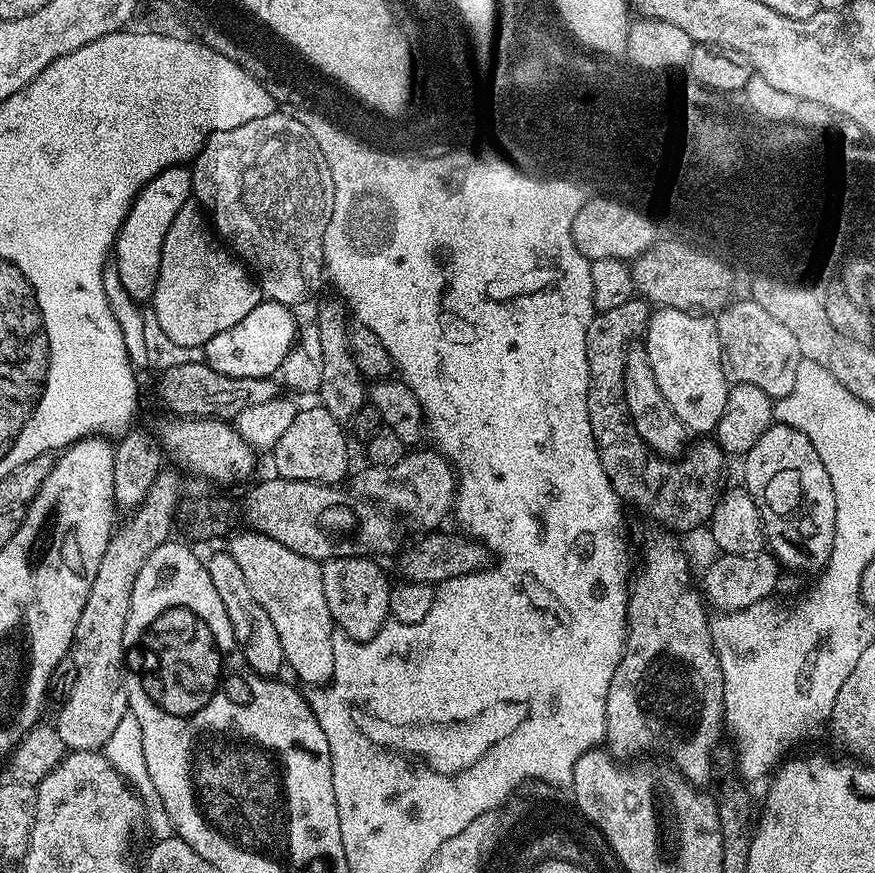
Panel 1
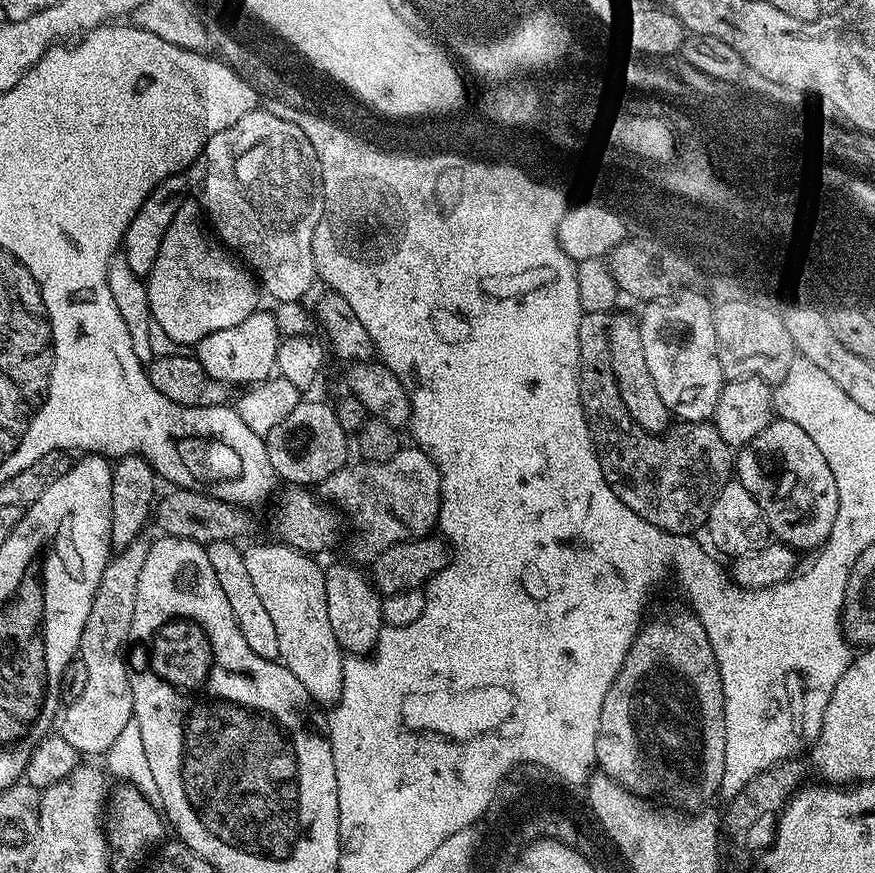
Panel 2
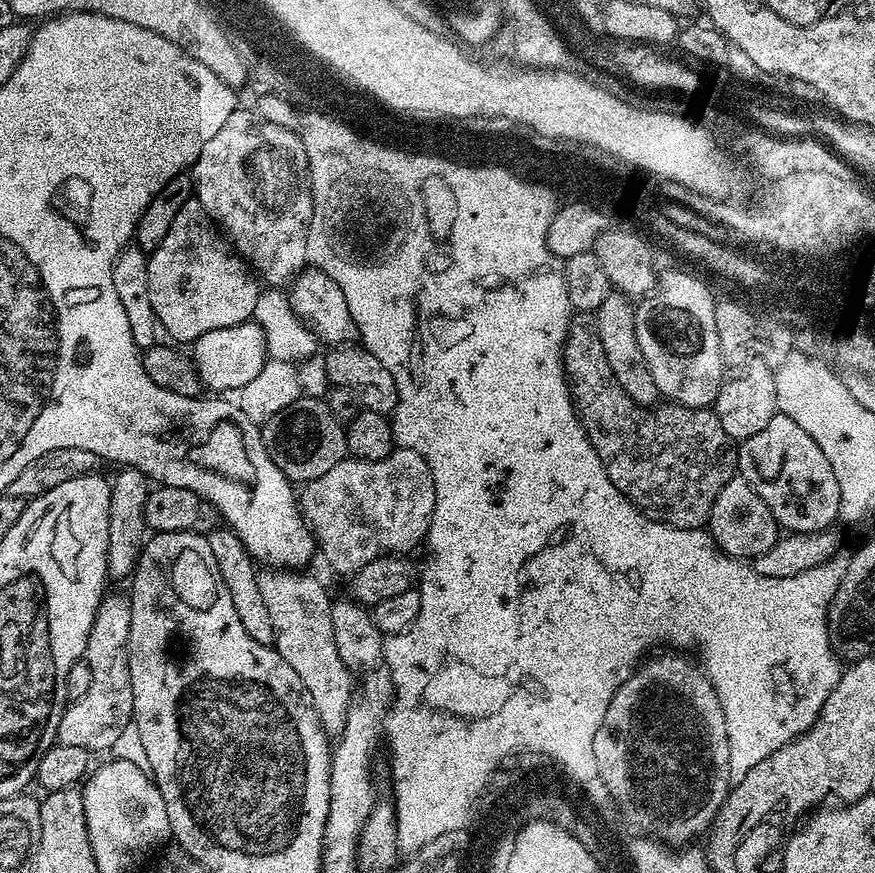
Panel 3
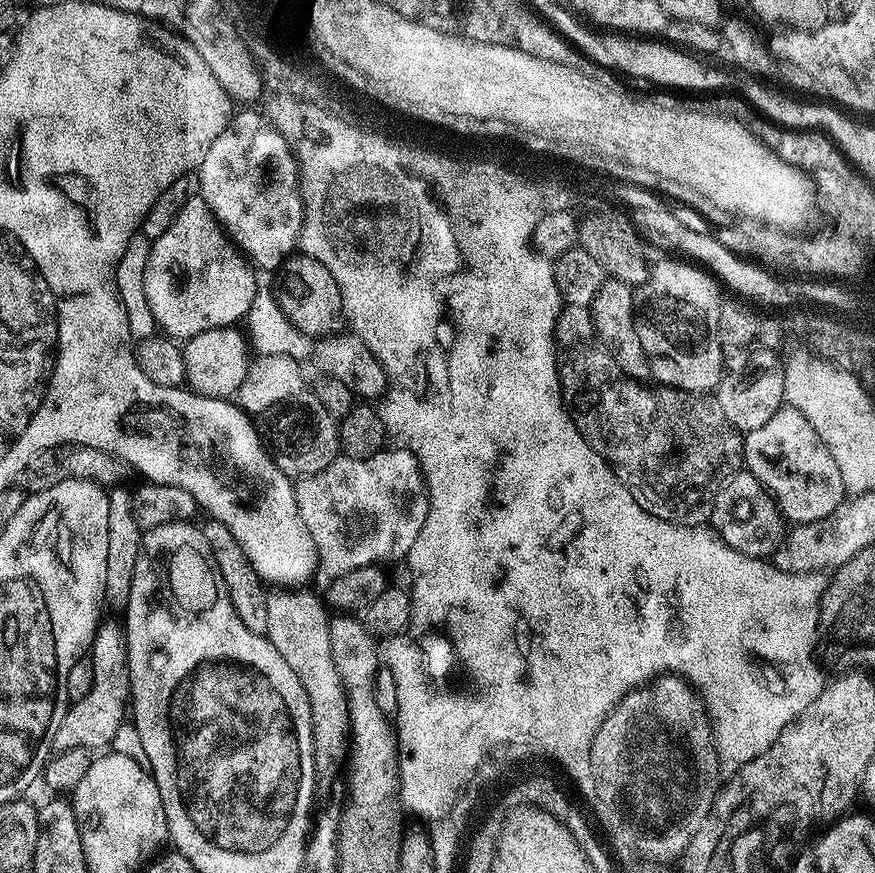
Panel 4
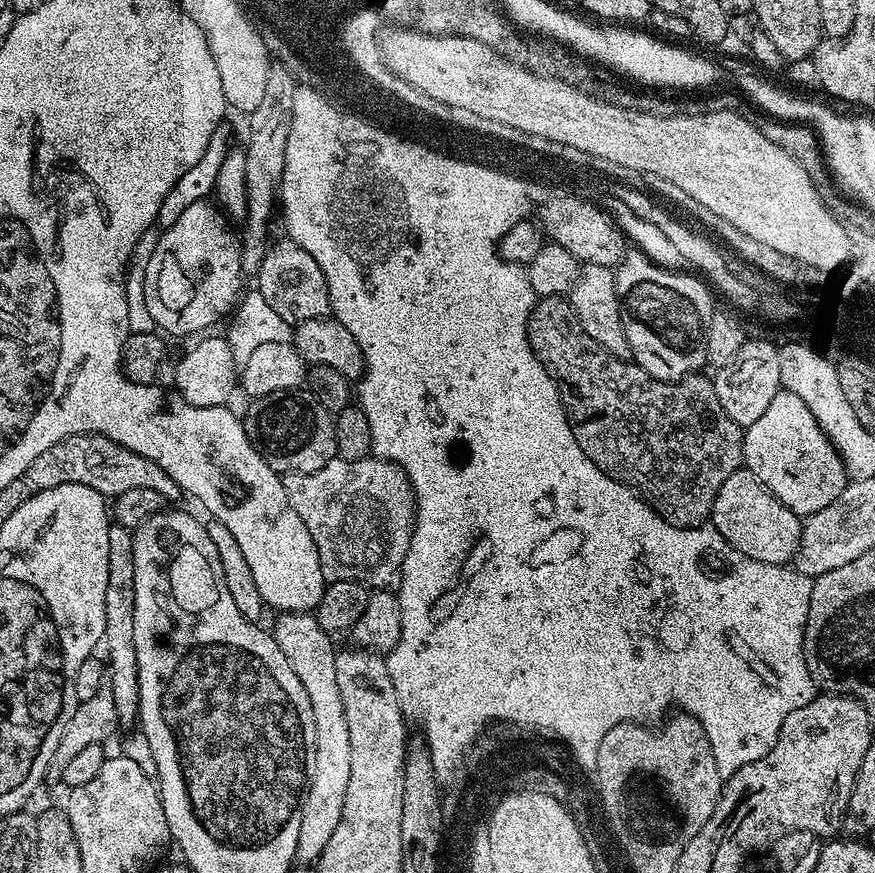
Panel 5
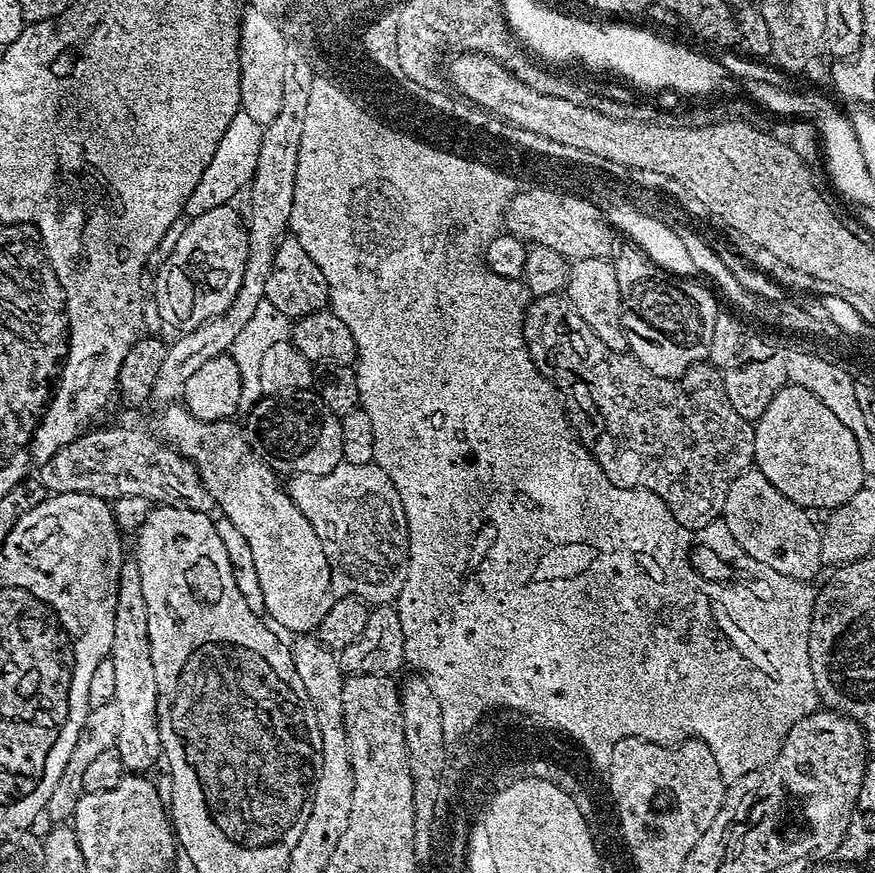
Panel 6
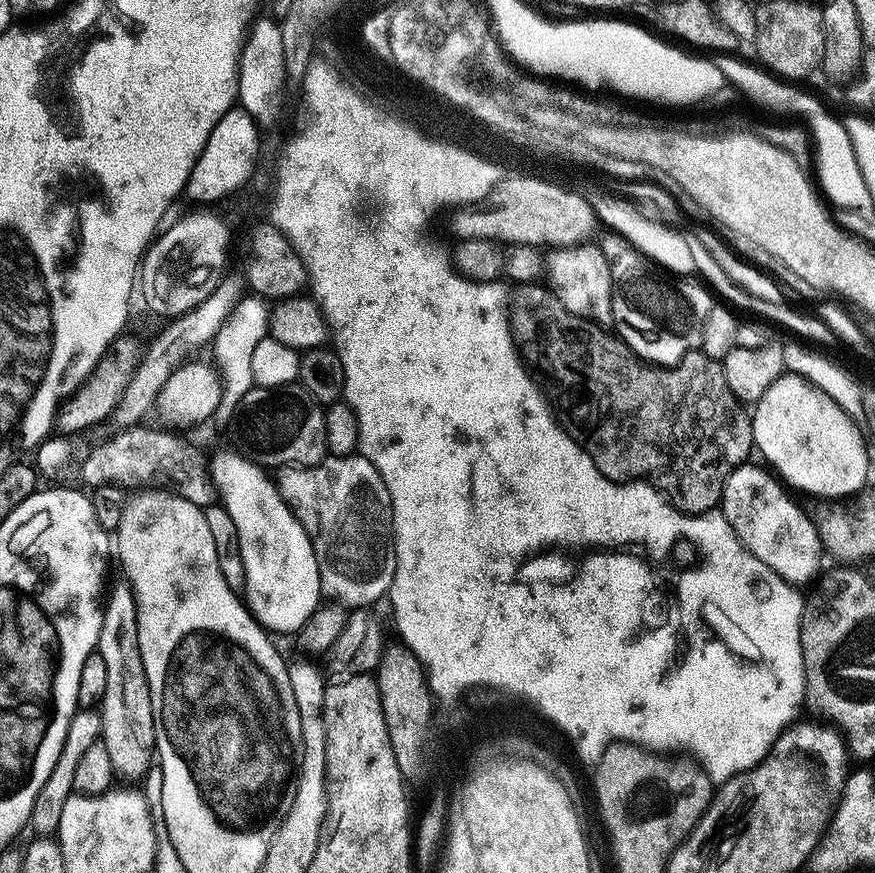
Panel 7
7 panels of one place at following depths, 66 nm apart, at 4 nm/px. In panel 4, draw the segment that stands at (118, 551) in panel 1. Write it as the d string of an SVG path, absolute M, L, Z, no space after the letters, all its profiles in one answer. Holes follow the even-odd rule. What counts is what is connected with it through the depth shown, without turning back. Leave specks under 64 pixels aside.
M101 623L96 629L96 637L92 640L91 655L92 685L81 700L71 701L66 718L62 718L62 726L58 726L58 734L54 734L52 747L56 752L75 748L107 749L118 733L118 728L126 723L126 713L130 708L128 645L122 639L119 623Z

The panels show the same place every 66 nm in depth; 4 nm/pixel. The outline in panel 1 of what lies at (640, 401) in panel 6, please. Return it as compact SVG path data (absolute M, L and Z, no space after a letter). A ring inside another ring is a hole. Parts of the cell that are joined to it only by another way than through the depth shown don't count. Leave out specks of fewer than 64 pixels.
M633 298L614 310L597 312L593 316L586 330L588 417L602 470L606 470L606 478L610 478L610 486L616 495L625 505L633 504L638 511L657 520L660 523L657 525L680 533L687 528L696 528L699 524L707 525L711 521L712 512L722 492L720 475L724 472L726 453L715 439L700 438L693 448L691 445L673 462L650 451L646 442L642 442L638 430L634 430L624 397L624 359L630 341L643 337L649 315L648 301Z

